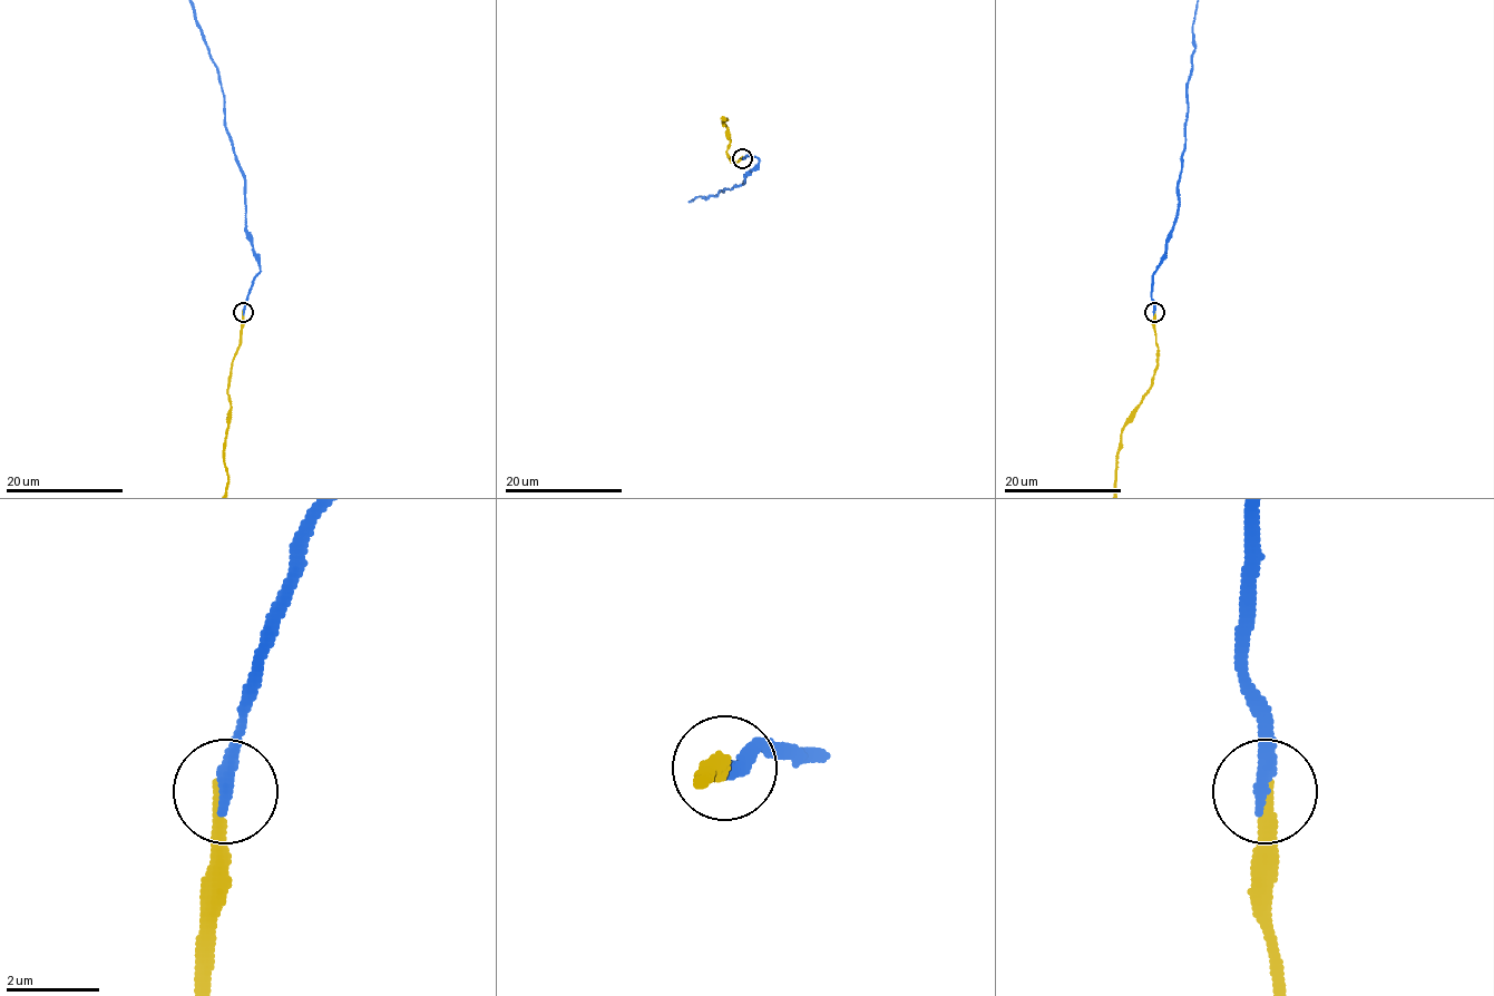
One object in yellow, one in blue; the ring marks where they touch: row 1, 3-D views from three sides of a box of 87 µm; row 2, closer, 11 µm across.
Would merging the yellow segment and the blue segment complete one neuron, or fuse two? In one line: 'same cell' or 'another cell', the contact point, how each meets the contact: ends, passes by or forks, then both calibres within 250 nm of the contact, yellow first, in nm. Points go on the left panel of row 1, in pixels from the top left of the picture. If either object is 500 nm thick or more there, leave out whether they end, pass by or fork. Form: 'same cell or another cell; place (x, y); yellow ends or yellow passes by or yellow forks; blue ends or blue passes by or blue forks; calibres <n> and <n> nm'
same cell; place (243, 312); yellow ends; blue ends; calibres 280 and 320 nm

